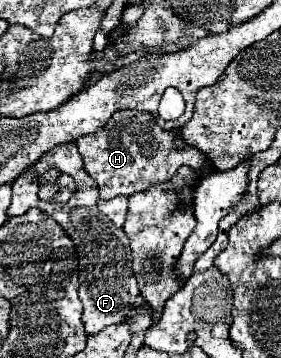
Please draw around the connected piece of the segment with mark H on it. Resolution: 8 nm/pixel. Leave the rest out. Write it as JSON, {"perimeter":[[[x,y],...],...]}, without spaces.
{"perimeter":[[[120,110],[110,122],[98,132],[78,138],[76,146],[82,154],[86,172],[98,182],[100,198],[110,200],[116,196],[132,196],[142,190],[148,190],[156,182],[168,182],[180,166],[188,166],[198,174],[198,180],[204,174],[206,156],[190,146],[174,146],[176,132],[162,130],[156,120],[146,112]]]}

